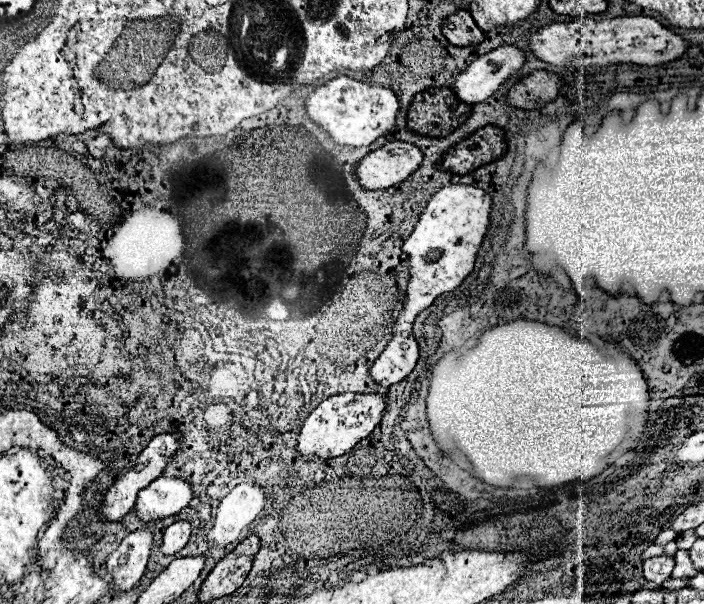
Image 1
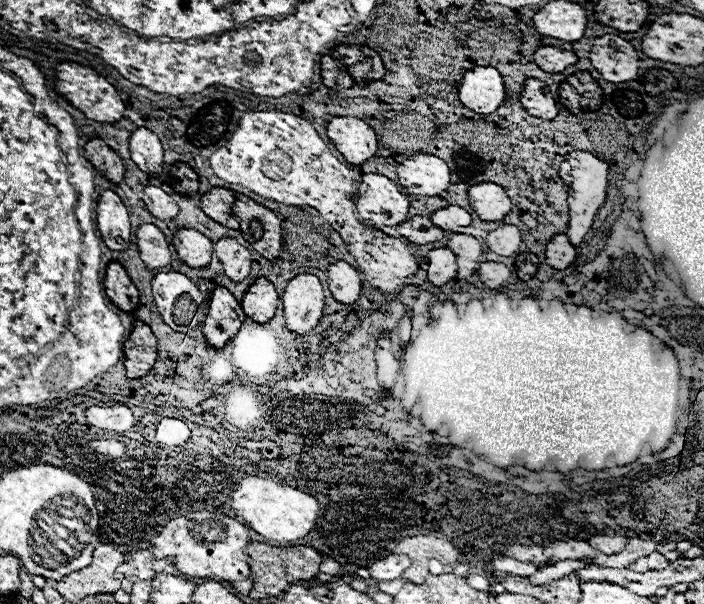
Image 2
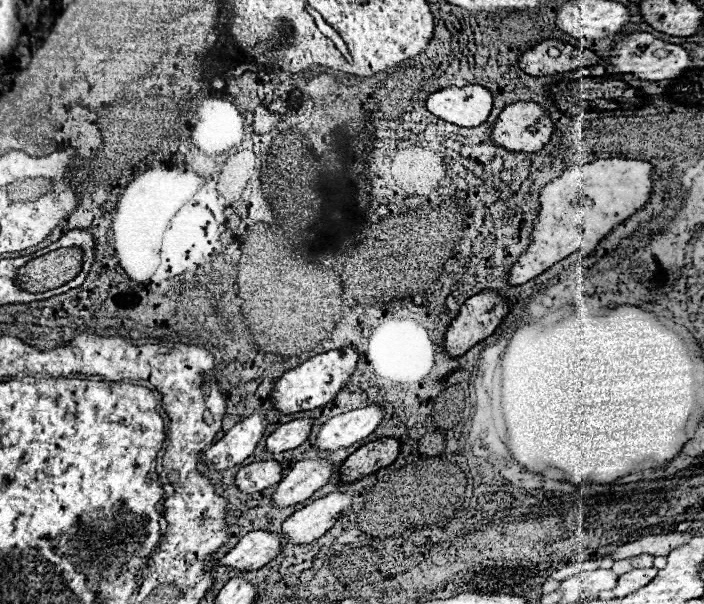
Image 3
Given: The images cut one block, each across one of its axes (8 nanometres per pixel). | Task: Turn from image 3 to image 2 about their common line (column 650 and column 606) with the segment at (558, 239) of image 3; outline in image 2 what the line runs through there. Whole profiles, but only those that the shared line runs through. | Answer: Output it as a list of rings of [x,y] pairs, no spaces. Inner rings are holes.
[[[574,150],[568,154],[568,158],[560,164],[558,170],[562,182],[568,186],[568,238],[574,246],[578,246],[584,238],[584,234],[590,230],[592,220],[598,212],[598,208],[604,204],[606,198],[606,190],[608,190],[608,164],[604,164],[602,160],[598,160],[596,156],[592,156],[590,152],[582,152],[582,150]]]

